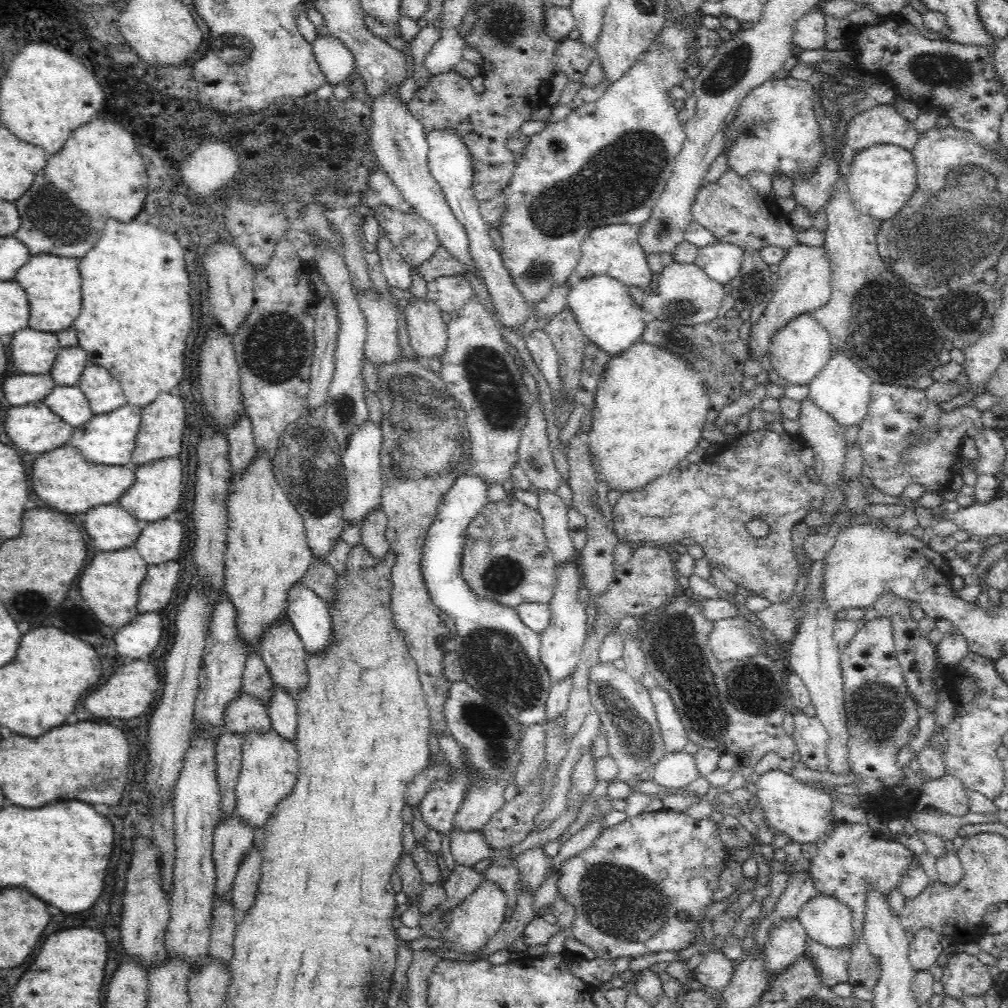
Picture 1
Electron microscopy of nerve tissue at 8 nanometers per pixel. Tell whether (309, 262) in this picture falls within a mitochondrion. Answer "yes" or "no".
no

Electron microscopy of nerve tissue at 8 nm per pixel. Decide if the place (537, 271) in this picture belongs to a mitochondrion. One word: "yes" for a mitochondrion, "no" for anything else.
yes

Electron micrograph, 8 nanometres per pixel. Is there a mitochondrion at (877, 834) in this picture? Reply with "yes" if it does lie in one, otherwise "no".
no

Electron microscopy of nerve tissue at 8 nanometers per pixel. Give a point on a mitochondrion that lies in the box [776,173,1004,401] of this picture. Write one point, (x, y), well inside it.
(895, 312)

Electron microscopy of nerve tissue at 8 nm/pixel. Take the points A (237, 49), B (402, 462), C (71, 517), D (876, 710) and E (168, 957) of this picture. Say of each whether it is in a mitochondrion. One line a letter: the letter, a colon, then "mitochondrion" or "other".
A: mitochondrion
B: other
C: other
D: mitochondrion
E: other

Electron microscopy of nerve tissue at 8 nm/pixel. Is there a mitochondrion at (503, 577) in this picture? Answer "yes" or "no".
yes

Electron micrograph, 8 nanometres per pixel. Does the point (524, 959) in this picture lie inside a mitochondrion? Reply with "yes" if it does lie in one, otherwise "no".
no

